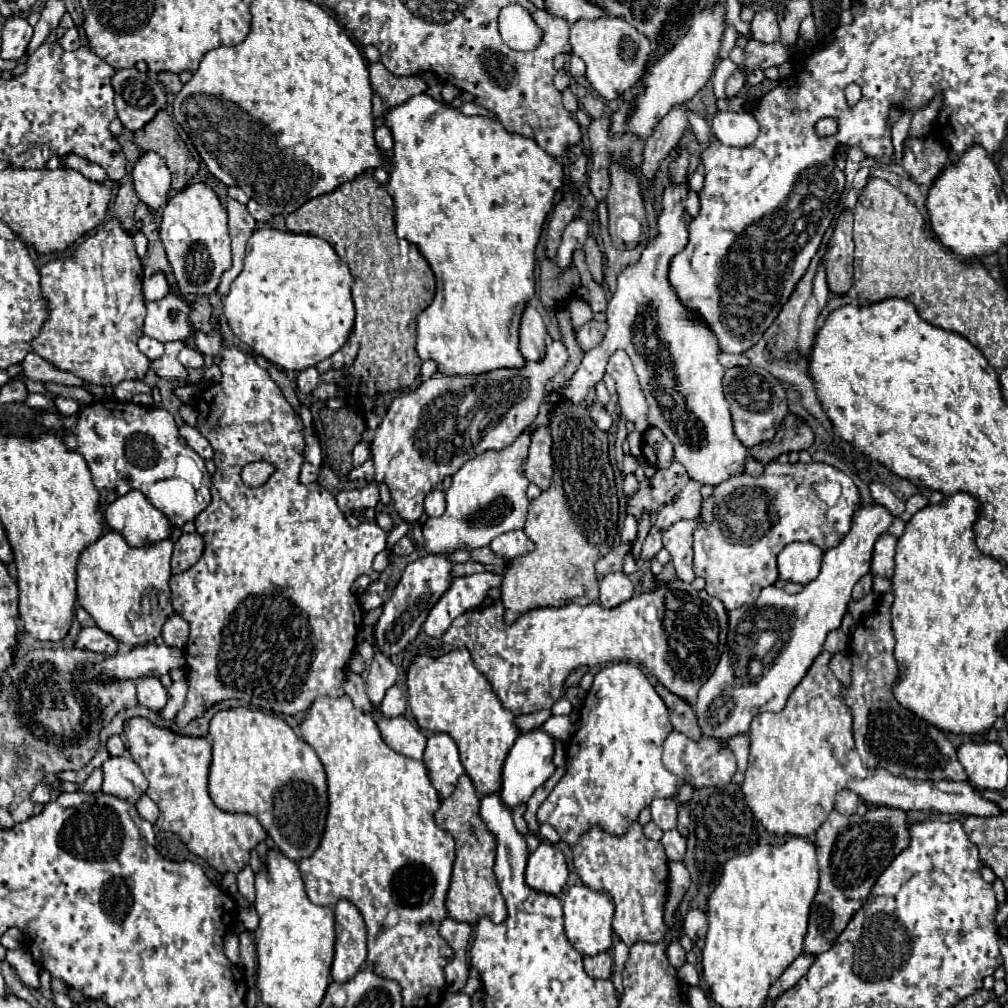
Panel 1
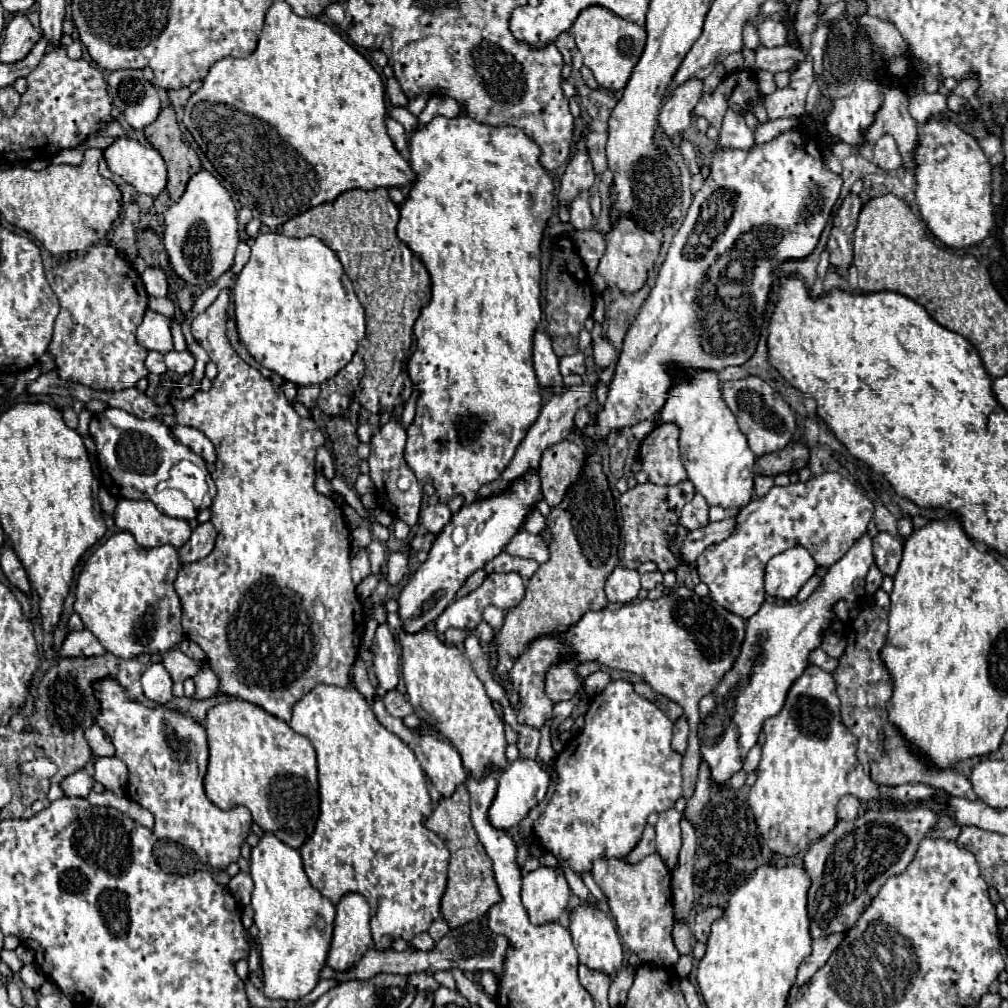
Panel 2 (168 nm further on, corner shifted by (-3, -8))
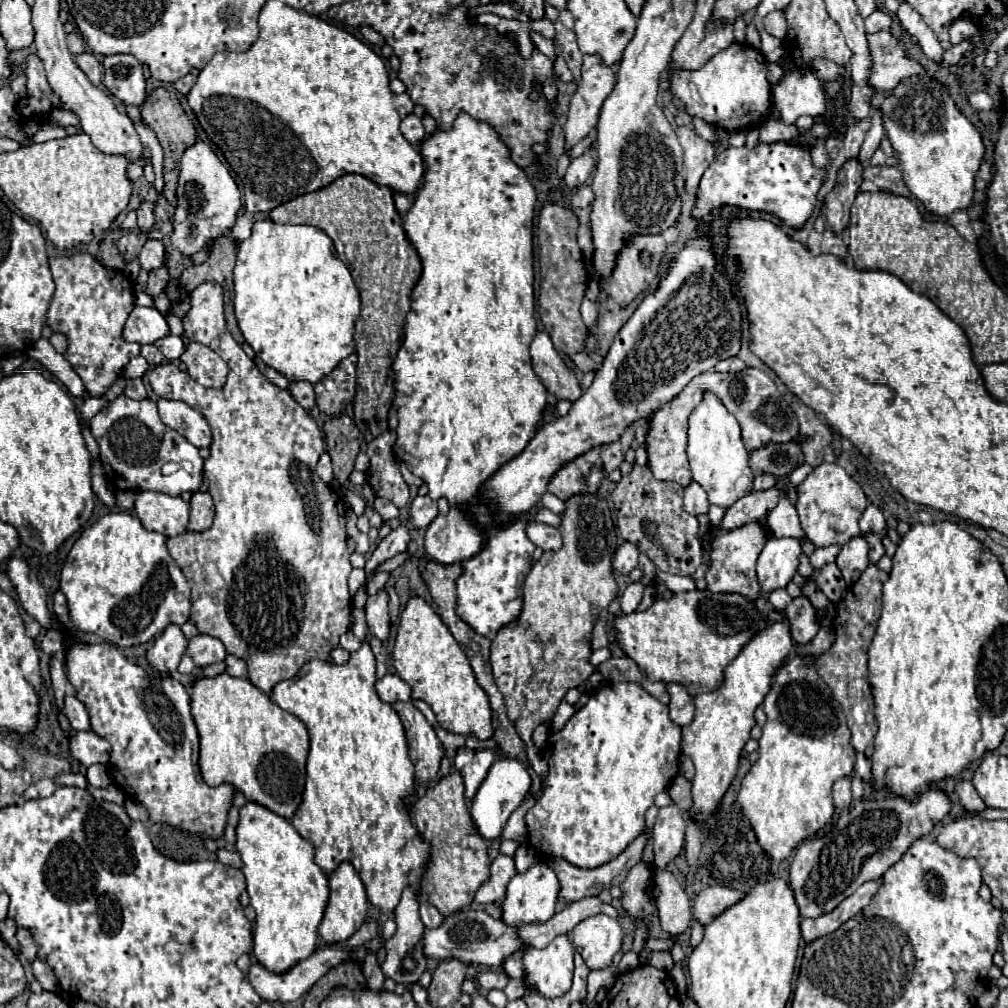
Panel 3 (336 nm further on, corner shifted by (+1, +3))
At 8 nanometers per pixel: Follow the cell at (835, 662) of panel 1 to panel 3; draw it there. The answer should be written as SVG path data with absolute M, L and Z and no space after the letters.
M804 596L794 598L794 600L784 608L784 616L788 618L792 638L794 638L800 646L808 644L808 642L816 636L816 632L818 632L818 628L820 628L816 610L812 608L812 604L808 602L808 598L804 598Z

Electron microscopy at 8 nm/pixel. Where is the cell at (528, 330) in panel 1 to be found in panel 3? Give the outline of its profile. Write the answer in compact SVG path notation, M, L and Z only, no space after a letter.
M546 332L536 334L530 346L530 354L532 354L534 372L538 374L538 378L542 380L542 384L550 394L554 394L558 400L570 400L570 402L582 396L574 370L570 370L564 364L564 360L554 350L552 340Z

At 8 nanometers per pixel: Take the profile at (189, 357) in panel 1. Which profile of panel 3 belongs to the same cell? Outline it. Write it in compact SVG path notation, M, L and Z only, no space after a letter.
M168 334L160 340L154 342L156 348L160 348L160 352L168 358L168 360L176 360L180 358L180 354L184 352L184 344L182 344L182 338L180 336L174 336L174 334Z

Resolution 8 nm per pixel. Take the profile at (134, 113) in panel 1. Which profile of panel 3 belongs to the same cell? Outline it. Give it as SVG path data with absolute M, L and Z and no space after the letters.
M132 54L106 56L104 62L104 84L122 100L126 106L140 106L146 100L146 80L142 64Z

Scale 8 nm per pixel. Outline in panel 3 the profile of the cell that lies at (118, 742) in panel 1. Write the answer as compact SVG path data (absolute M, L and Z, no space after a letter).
M64 696L62 714L68 718L68 722L70 722L70 726L74 730L90 730L88 712L86 712L84 704L76 696Z

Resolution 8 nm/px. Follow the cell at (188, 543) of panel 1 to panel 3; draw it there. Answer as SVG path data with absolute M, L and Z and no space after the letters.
M196 490L190 500L190 526L188 530L206 530L214 520L214 502L210 492Z

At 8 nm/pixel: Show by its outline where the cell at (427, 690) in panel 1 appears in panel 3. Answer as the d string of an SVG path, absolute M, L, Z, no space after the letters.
M412 596L400 614L392 658L398 676L412 688L412 700L428 702L444 730L458 732L462 736L474 734L480 740L488 740L492 736L494 728L488 696L478 686L466 654L456 644L446 624L420 596Z

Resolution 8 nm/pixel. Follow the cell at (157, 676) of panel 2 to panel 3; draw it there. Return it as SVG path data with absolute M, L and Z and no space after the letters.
M170 624L156 638L152 650L148 652L148 660L150 660L150 664L156 668L156 672L160 676L172 674L178 668L180 658L186 652L186 646L188 646L188 638L182 634L180 626Z

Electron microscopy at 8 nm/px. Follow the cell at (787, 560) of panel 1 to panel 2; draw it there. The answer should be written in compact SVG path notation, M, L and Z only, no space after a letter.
M792 547L766 565L766 593L780 599L792 599L802 585L816 575L816 561L804 547Z

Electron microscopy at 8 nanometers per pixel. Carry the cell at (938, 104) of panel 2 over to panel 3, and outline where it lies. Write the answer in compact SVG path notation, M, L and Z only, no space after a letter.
M974 92L968 96L968 100L976 110L990 110L992 108L992 98L986 92Z

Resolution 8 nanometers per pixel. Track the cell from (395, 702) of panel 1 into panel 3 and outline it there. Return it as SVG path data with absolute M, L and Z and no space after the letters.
M386 674L384 678L380 678L376 682L376 690L378 690L378 698L388 704L394 704L398 700L402 700L402 702L412 700L410 686L398 674Z

